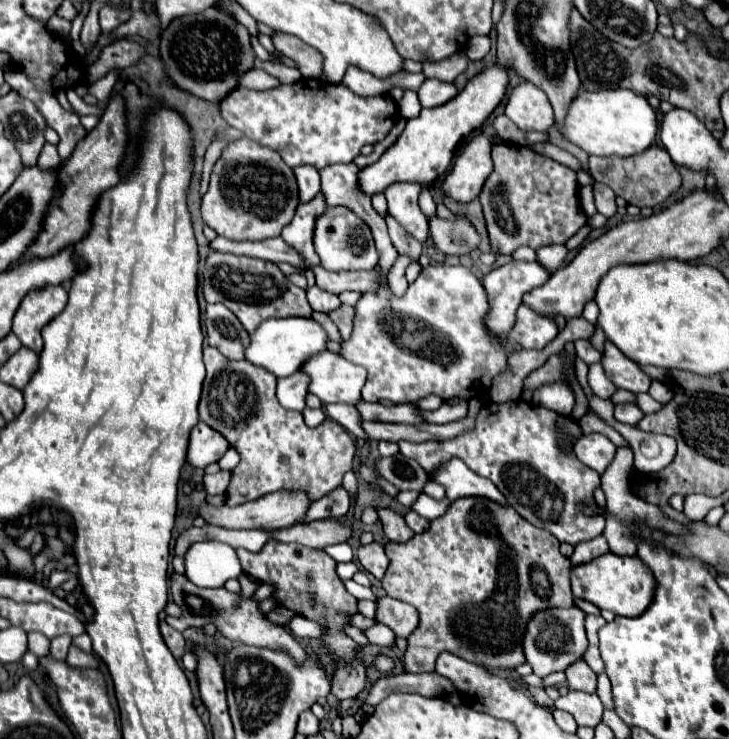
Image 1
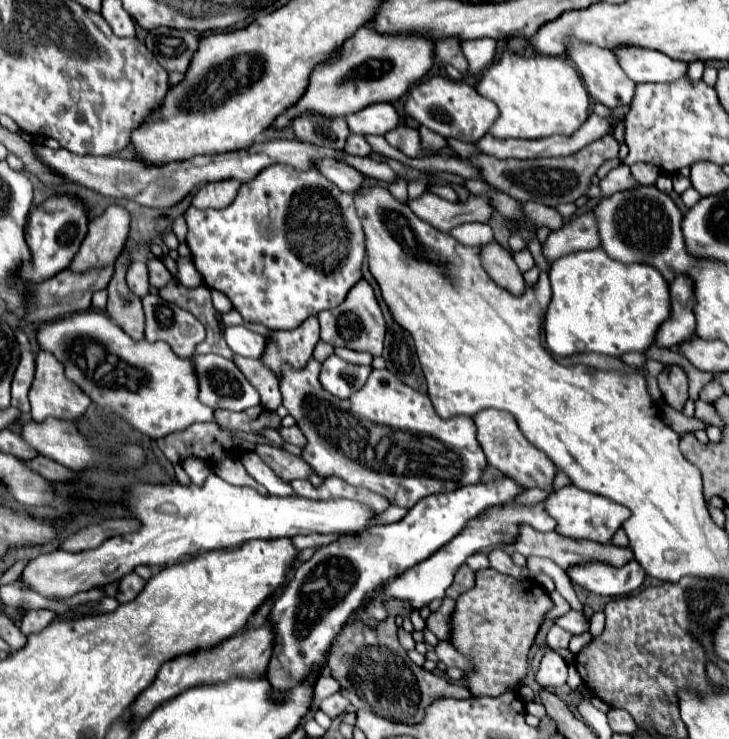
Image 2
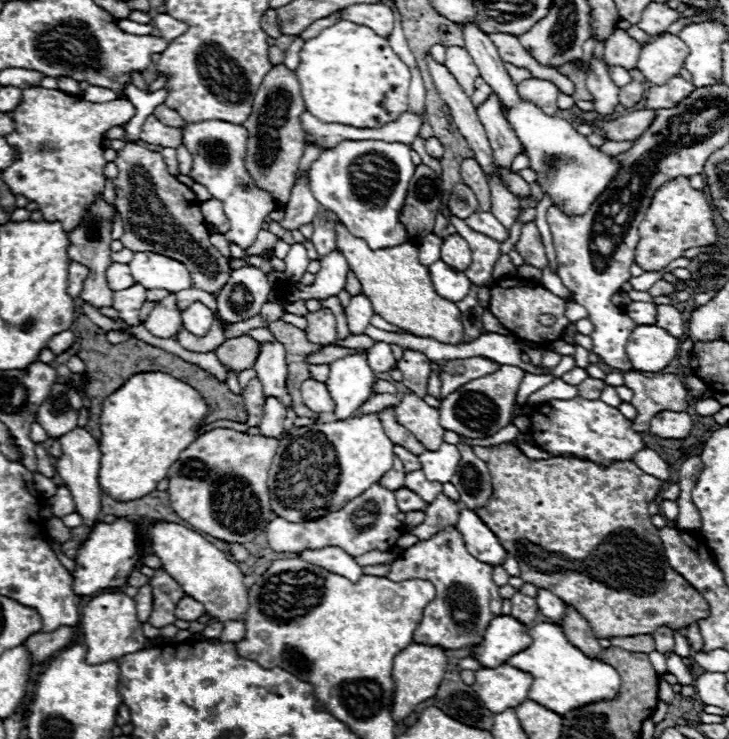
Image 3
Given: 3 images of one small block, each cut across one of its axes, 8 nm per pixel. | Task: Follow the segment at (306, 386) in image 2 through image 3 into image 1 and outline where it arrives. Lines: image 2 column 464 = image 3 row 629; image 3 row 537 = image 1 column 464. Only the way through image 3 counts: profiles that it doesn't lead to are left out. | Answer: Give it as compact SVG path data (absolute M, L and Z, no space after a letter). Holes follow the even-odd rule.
M524 400L504 404L486 402L478 412L476 428L472 432L464 432L462 436L446 442L398 442L398 446L406 458L416 460L428 474L432 474L434 468L450 456L462 458L470 470L490 478L506 496L508 506L512 506L522 518L552 532L560 542L576 546L604 532L604 516L586 516L580 512L580 504L596 508L594 490L600 488L600 474L580 464L572 448L562 450L558 432L566 434L570 442L582 436L582 430L572 416L558 414Z

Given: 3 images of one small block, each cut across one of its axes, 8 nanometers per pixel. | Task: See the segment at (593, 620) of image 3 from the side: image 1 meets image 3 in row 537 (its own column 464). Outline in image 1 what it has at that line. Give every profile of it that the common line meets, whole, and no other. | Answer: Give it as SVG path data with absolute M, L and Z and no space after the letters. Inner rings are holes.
M474 496L450 502L446 516L430 520L430 528L424 534L414 534L408 542L388 542L386 544L386 556L390 558L390 566L388 566L386 576L382 580L384 590L386 590L388 596L392 596L396 600L402 600L402 602L416 606L416 610L420 614L420 624L412 632L412 636L408 638L408 648L406 648L406 654L404 654L406 672L432 672L438 654L444 652L444 650L454 652L456 656L460 656L464 660L470 660L474 664L482 664L482 666L488 666L488 668L516 668L516 666L524 664L522 636L524 636L524 628L526 628L528 618L534 612L544 610L544 608L554 608L554 606L570 608L574 604L572 590L570 590L570 578L568 578L572 566L570 566L570 560L560 554L558 546L560 546L560 542L556 540L556 536L552 536L548 530L532 526L518 512L514 512L514 508L510 508L510 506L500 508L500 504L492 504L492 500L480 500L480 498L474 498Z

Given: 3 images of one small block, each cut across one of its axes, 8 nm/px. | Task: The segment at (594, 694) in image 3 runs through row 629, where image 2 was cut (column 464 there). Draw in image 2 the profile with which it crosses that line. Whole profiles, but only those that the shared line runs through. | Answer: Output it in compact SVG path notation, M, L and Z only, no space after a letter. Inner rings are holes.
M516 504L496 506L496 508L488 510L484 516L470 520L466 524L466 528L452 542L448 542L444 548L440 548L436 554L432 554L424 562L416 564L408 572L400 574L398 578L390 580L386 584L386 588L384 588L384 594L380 598L374 598L372 602L366 604L364 614L362 614L362 620L366 624L370 624L370 626L374 626L378 620L384 620L386 618L386 610L382 608L382 600L388 600L388 598L404 598L404 600L410 600L410 604L412 604L414 610L418 610L422 606L428 606L434 598L444 598L444 592L452 584L452 578L454 578L454 572L458 570L458 566L464 564L464 560L468 556L476 554L476 552L494 548L498 544L512 544L514 538L518 536L518 524L530 524L532 528L536 528L540 532L556 530L556 520L546 514L546 510L544 510L542 504L536 504L536 506L530 506L530 508L528 506L516 506Z

